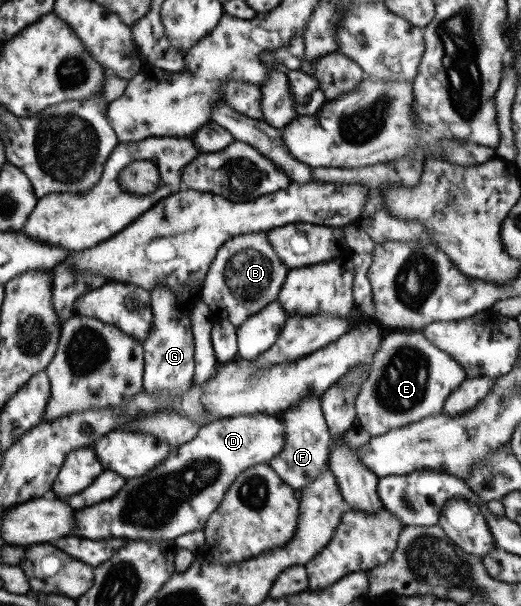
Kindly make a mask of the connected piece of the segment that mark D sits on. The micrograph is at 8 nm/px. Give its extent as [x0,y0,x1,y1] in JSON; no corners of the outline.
[70,413,284,541]

